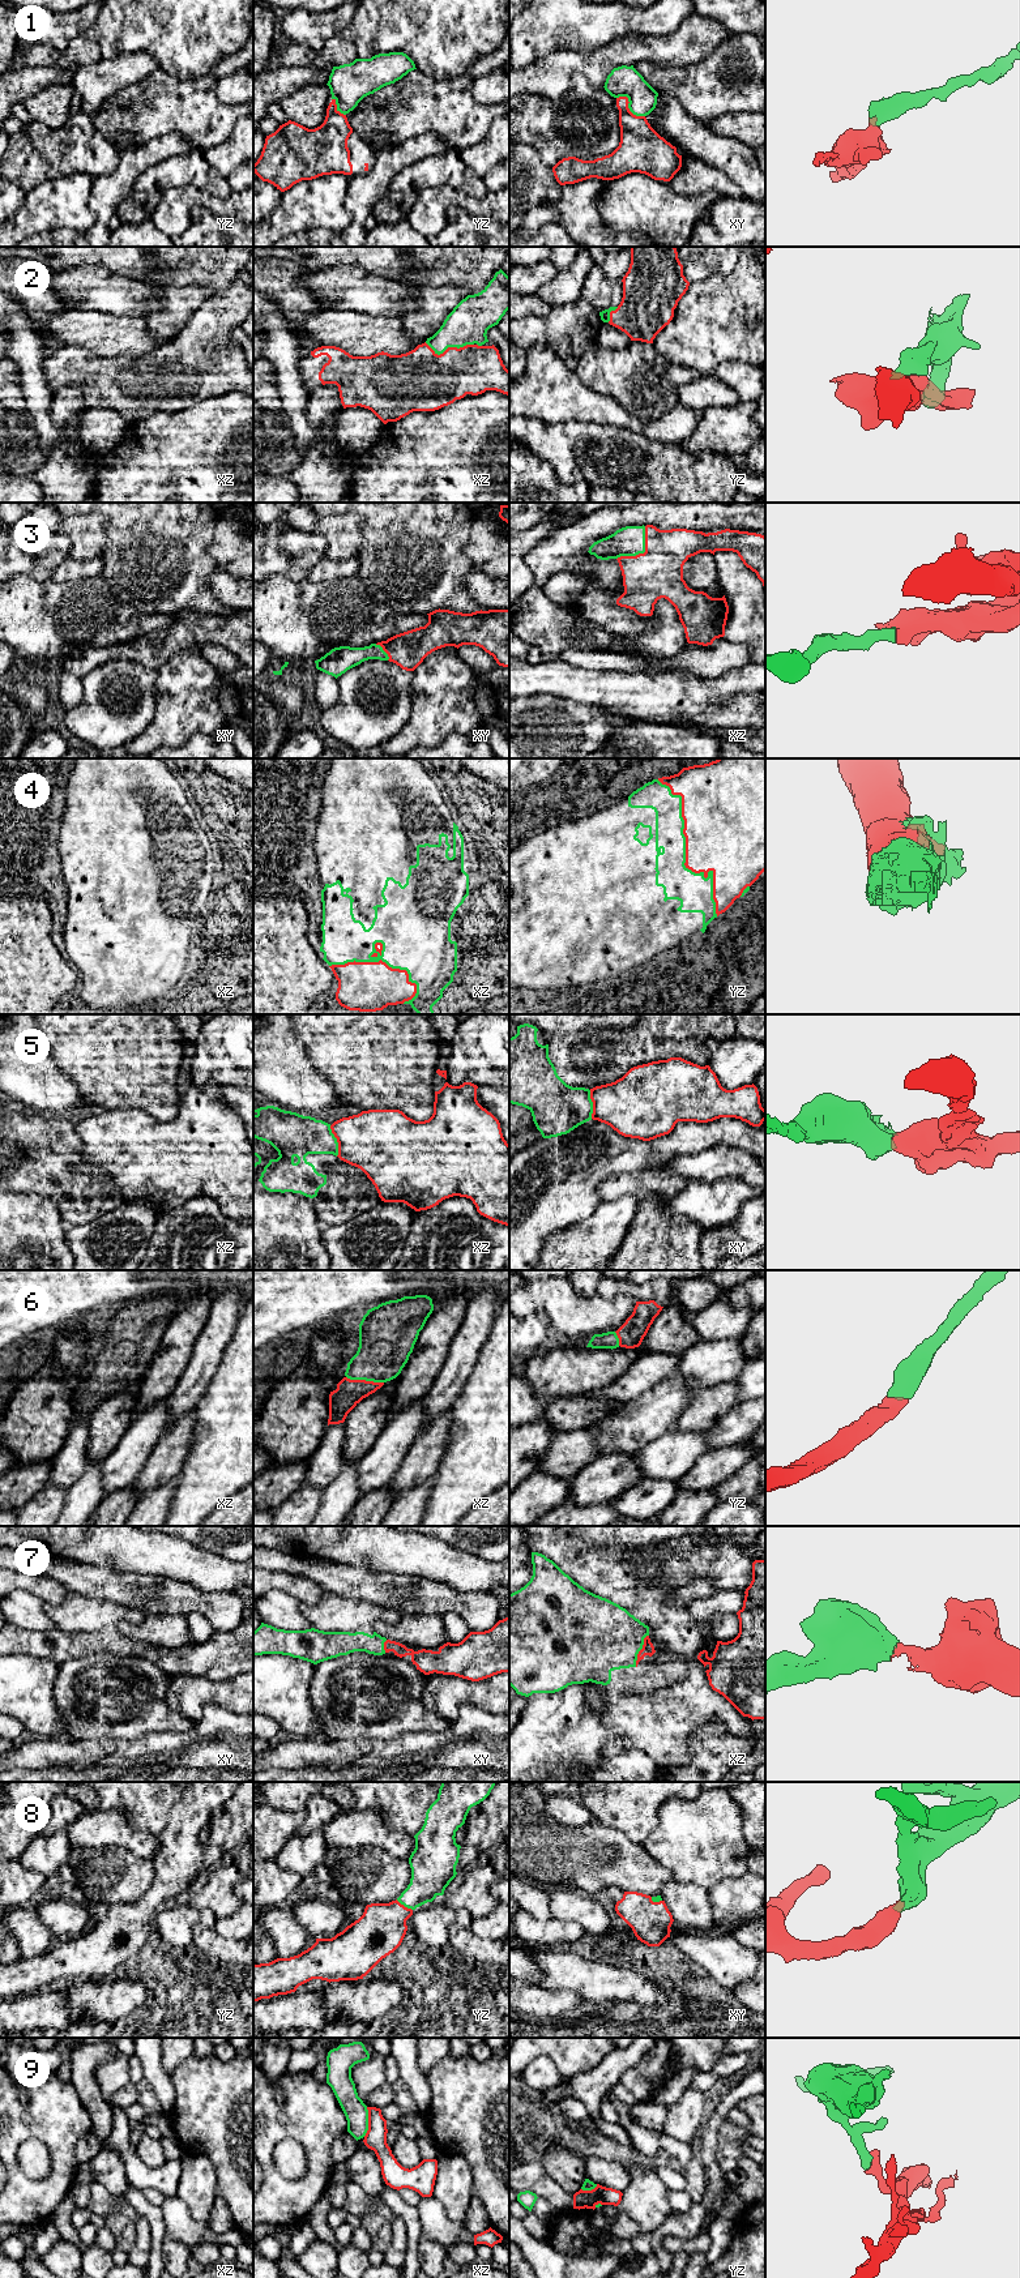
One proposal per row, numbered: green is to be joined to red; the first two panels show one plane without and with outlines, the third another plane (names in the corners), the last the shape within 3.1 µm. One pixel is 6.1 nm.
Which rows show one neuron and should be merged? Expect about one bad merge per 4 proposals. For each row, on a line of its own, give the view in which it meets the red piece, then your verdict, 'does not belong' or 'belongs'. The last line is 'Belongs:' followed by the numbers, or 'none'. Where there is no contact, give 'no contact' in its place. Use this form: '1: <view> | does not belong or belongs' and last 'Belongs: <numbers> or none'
1: xy | does not belong
2: xz | belongs
3: xz | belongs
4: yz | belongs
5: xz | does not belong
6: xz | belongs
7: xz | belongs
8: yz | belongs
9: xz | does not belong
Belongs: 2, 3, 4, 6, 7, 8

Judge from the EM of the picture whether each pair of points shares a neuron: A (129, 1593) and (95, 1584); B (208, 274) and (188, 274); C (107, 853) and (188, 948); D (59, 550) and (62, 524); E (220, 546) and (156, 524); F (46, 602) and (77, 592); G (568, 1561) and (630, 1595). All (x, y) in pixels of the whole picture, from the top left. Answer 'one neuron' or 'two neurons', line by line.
A: one neuron
B: one neuron
C: one neuron
D: two neurons
E: two neurons
F: one neuron
G: one neuron

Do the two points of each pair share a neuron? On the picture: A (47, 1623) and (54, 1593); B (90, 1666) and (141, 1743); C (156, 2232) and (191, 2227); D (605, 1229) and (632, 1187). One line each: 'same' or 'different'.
A: different
B: different
C: different
D: different

